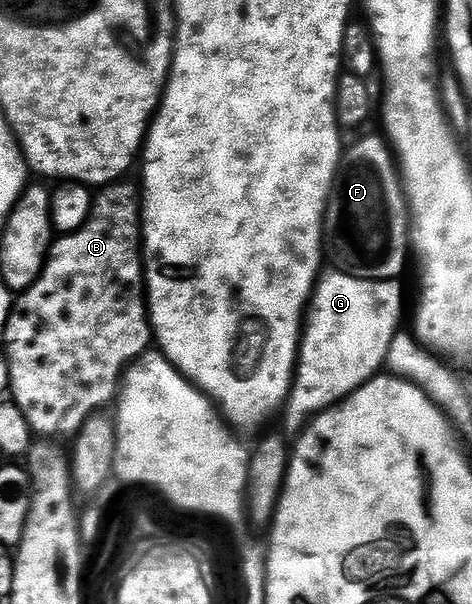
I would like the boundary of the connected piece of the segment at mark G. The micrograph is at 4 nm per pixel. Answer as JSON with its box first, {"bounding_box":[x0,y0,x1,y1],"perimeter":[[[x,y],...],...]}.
{"bounding_box":[283,272,401,431],"perimeter":[[[332,272],[320,274],[307,306],[307,320],[300,335],[293,386],[283,406],[285,425],[292,431],[300,430],[306,419],[312,418],[330,403],[354,393],[374,376],[380,370],[377,368],[386,364],[392,337],[399,332],[397,324],[401,321],[401,289],[396,280],[372,281],[366,277],[352,277],[350,273]]]}

